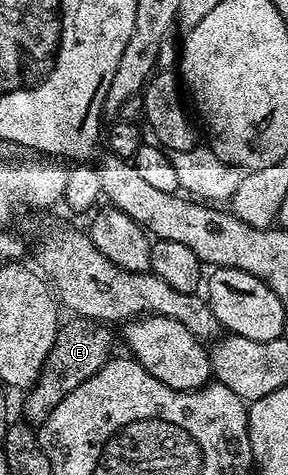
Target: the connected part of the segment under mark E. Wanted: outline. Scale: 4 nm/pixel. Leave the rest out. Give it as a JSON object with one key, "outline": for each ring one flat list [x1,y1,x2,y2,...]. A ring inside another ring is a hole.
{"outline":[[74,318,72,322,65,321,58,329,55,344,51,348,50,355,43,362,39,378,27,391,22,406,21,417,23,421,34,428,44,424,50,413,72,392,78,388,78,384,85,383,90,376,105,365,111,357,112,336,107,327,98,325,87,319]]}

